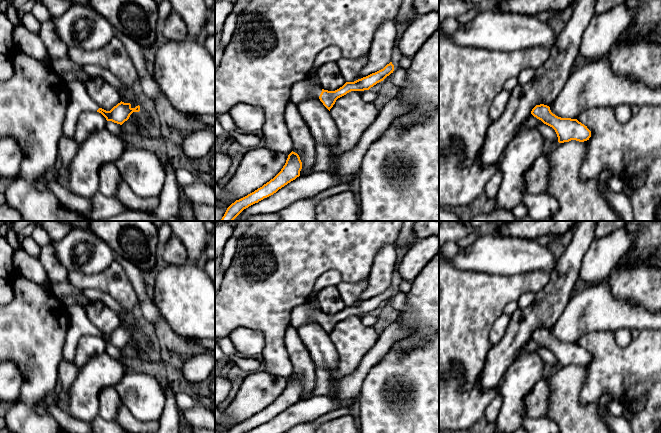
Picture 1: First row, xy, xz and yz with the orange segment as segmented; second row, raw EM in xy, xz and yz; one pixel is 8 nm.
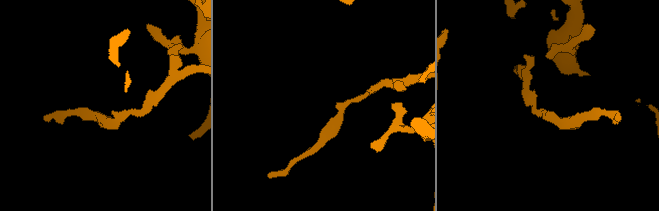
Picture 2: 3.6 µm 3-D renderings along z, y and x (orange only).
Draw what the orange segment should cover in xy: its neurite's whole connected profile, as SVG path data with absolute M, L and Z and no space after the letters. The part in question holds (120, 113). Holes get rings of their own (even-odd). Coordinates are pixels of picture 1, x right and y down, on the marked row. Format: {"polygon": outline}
{"polygon": "M72 81L67 84L70 101L66 111L62 127L62 136L73 137L74 129L78 121L78 117L83 112L99 112L107 121L122 125L127 121L133 112L139 112L140 106L131 107L130 103L120 102L114 106L110 111L106 111L99 107L99 105L88 95L85 85L80 81Z"}

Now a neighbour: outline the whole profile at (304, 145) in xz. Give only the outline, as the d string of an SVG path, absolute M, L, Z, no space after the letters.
M289 101L286 106L284 121L293 141L293 152L299 155L302 162L300 176L309 174L309 170L315 163L316 142L298 111L297 105L292 101Z

